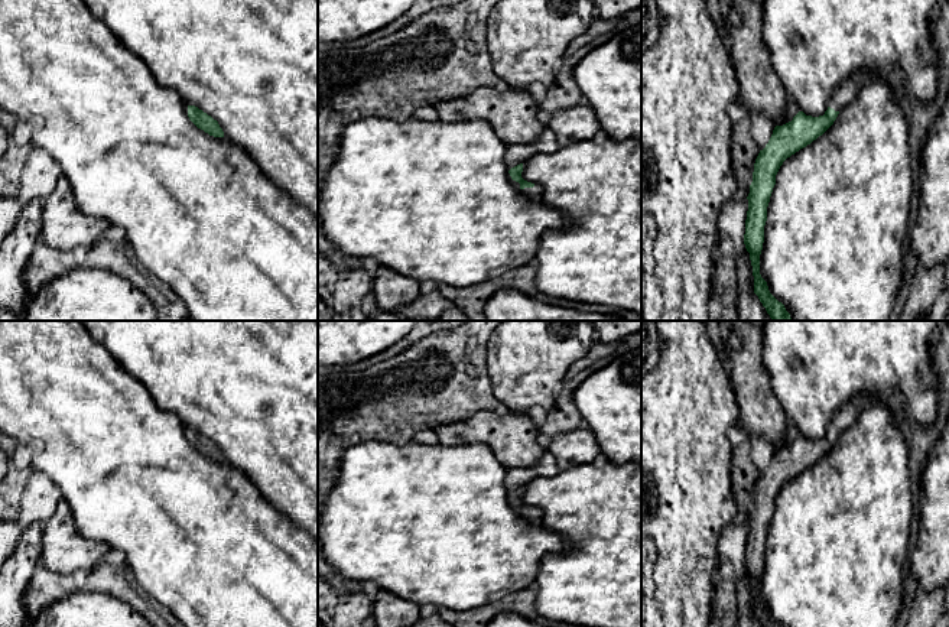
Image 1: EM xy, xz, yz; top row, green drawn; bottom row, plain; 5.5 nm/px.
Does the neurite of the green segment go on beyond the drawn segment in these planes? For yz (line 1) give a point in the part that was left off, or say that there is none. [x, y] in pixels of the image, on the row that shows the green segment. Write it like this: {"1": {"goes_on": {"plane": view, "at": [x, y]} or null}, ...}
{"1": {"goes_on": {"plane": "yz", "at": [848, 88]}}}

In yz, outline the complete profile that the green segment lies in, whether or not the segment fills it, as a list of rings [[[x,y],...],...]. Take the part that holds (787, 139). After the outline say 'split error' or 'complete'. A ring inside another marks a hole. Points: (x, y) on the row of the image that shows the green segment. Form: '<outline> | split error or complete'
[[[857,72],[835,90],[823,116],[812,117],[799,111],[792,121],[776,126],[768,143],[760,150],[755,159],[753,182],[747,196],[748,211],[744,244],[750,253],[753,266],[754,293],[758,296],[771,321],[793,321],[784,305],[770,293],[767,282],[760,274],[760,254],[764,243],[767,207],[776,185],[776,175],[787,157],[822,136],[833,124],[839,111],[870,81],[872,81],[870,72]]] | split error

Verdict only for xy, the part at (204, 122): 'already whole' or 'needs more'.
already whole

